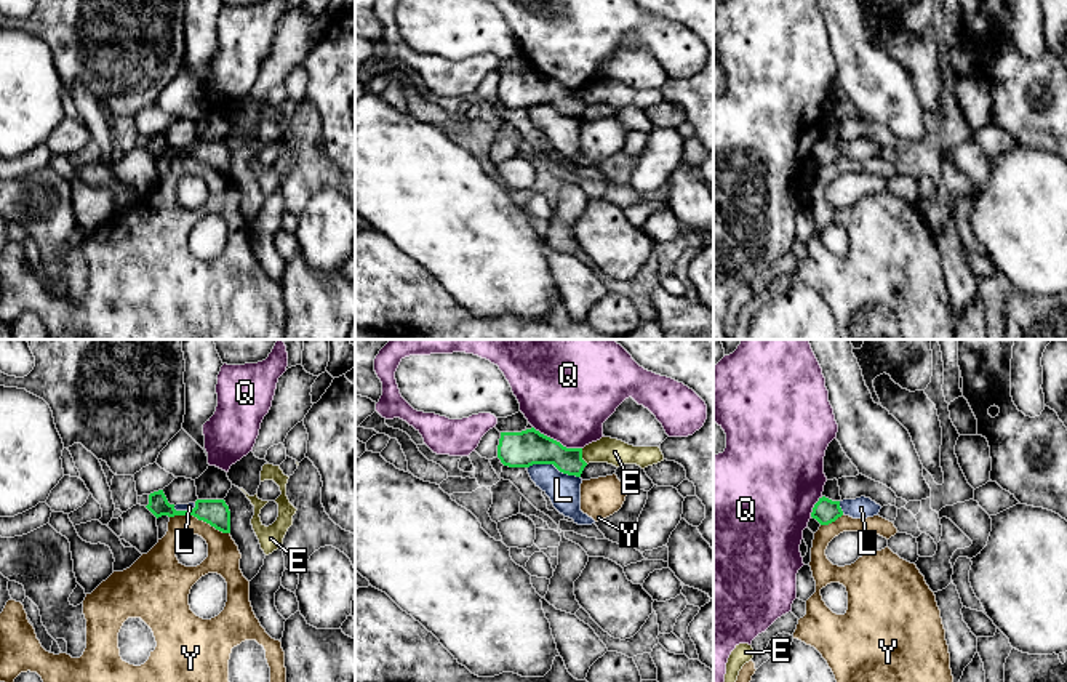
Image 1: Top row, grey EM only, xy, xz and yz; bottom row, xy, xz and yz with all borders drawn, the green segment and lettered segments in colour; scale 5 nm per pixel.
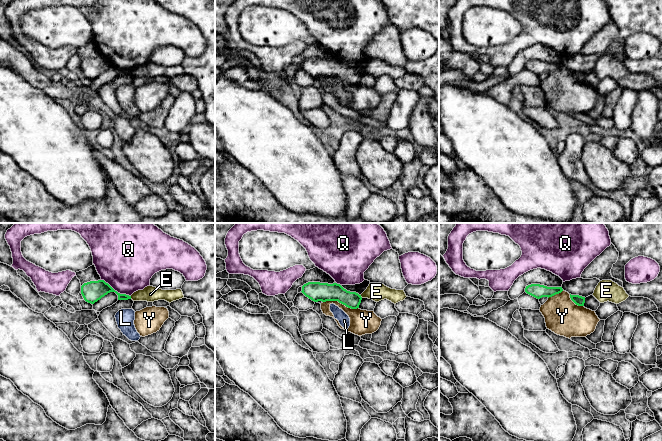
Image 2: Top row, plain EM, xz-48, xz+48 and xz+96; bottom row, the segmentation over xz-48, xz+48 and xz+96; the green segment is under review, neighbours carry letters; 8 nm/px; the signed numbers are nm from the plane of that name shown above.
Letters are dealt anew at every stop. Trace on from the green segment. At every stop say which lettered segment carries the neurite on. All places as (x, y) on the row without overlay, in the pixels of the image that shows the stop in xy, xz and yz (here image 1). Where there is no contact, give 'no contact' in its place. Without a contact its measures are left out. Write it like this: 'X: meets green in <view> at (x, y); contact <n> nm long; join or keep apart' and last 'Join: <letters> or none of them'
E: meets green in xz at (581, 98); contact 90 nm long; keep apart
L: meets green in xz at (554, 106); contact 280 nm long; keep apart
Q: meets green in xz at (555, 82); contact 280 nm long; keep apart
Y: meets green in xy at (200, 160); contact 320 nm long; keep apart
Join: none of them

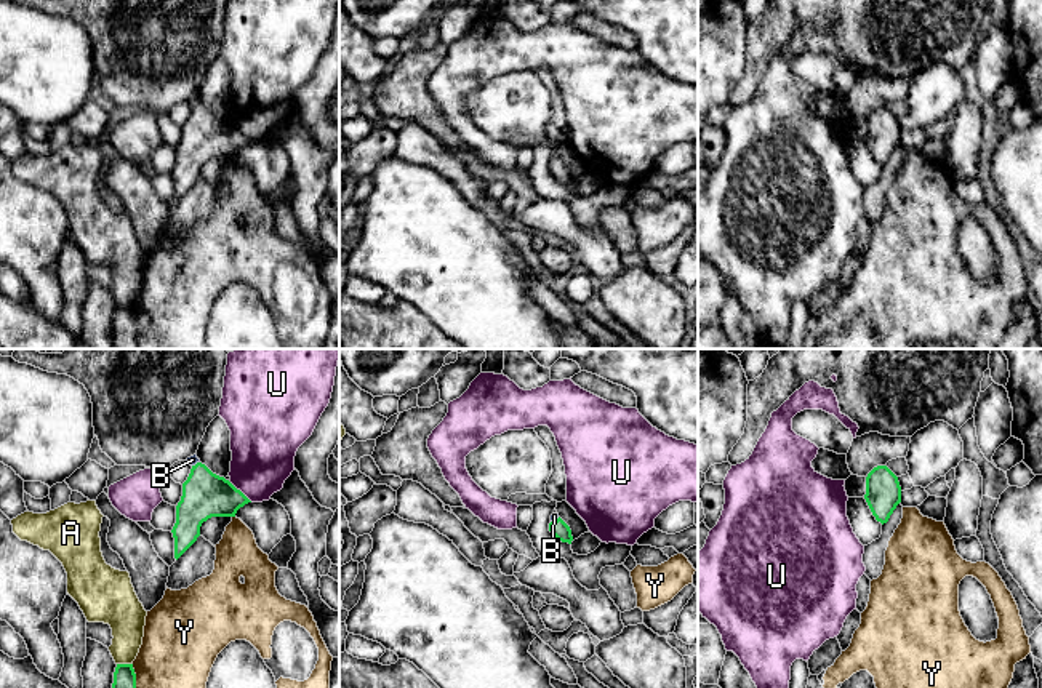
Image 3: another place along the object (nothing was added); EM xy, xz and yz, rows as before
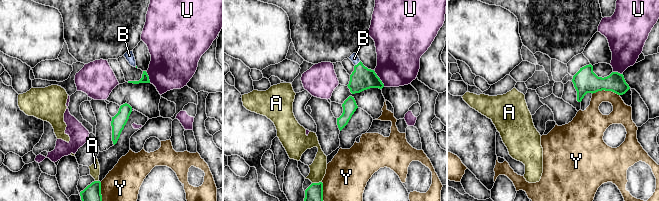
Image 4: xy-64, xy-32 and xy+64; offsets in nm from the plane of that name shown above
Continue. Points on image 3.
A: meets green in xy at (125, 306); contact 80 nm long; keep apart
B: meets green in xz at (554, 162); contact 50 nm long; join
U: meets green in xy at (239, 132); contact 160 nm long; keep apart
Y: meets green in xy at (135, 327); contact 220 nm long; keep apart
Join: B

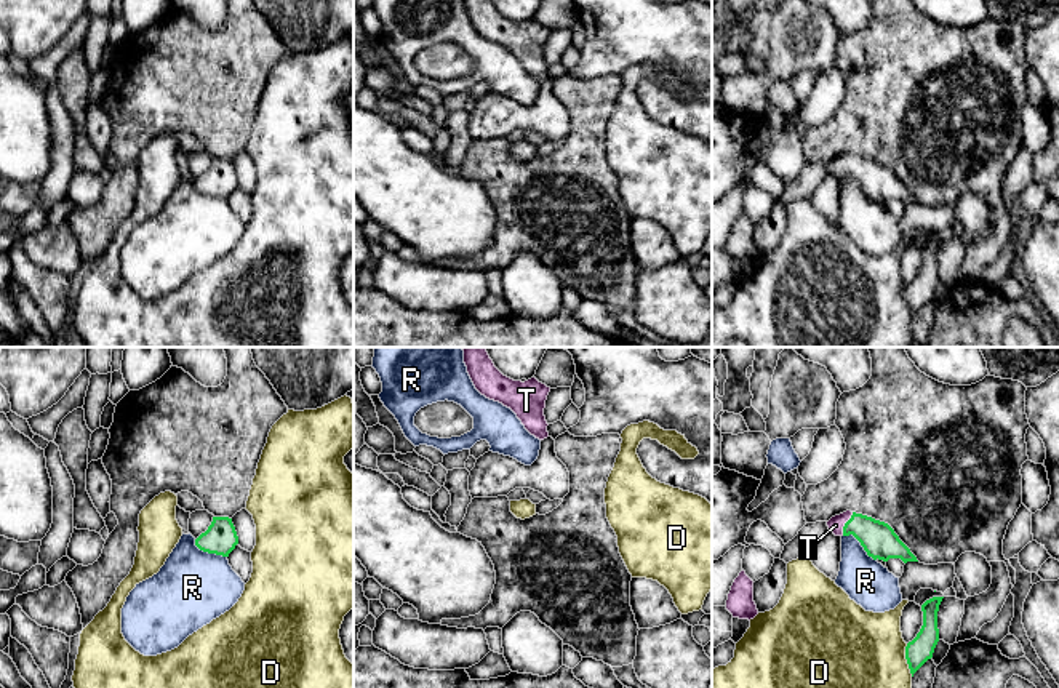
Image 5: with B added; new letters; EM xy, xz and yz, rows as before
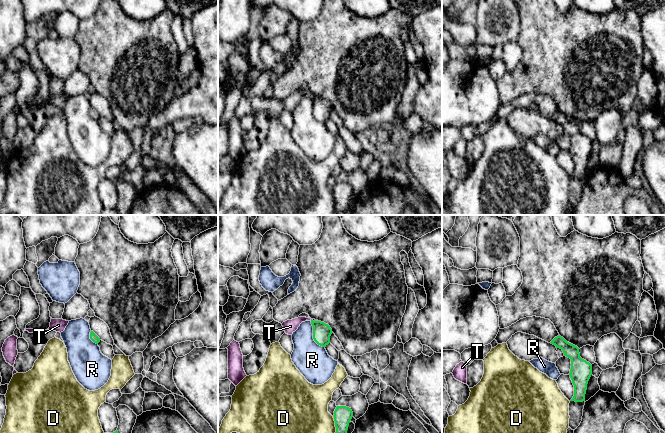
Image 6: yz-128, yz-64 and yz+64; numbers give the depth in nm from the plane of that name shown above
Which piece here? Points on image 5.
D: meets green in yz at (906, 300); contact 170 nm long; keep apart
R: meets green in yz at (861, 186); contact 220 nm long; keep apart
T: meets green in yz at (845, 165); contact 130 nm long; join
Join: T

